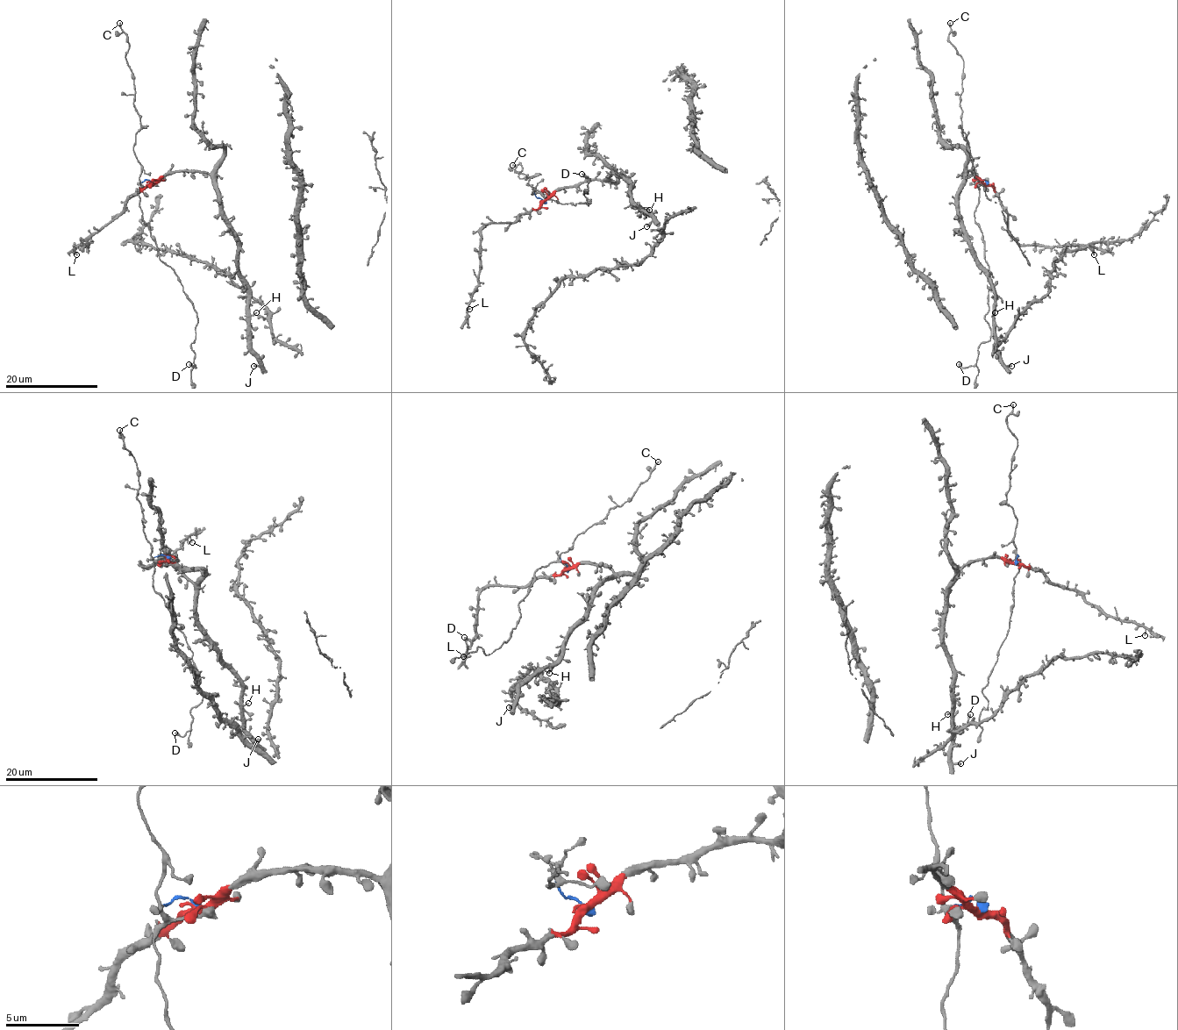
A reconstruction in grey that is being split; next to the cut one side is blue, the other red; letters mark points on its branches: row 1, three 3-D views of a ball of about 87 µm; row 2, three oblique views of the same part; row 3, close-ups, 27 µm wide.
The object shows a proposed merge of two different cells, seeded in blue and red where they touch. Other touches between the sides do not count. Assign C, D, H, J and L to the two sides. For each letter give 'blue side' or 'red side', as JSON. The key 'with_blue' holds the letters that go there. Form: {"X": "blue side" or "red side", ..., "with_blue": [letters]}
{"C": "blue side", "D": "blue side", "H": "red side", "J": "red side", "L": "red side", "with_blue": ["C", "D"]}

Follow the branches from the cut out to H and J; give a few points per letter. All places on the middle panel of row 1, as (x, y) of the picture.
H: (545, 201), (563, 189), (614, 173), (630, 186), (630, 196), (641, 209), (646, 207), (650, 211)
J: (545, 201), (557, 190), (603, 179), (611, 173), (621, 176), (630, 186), (630, 196), (652, 218), (646, 226)

